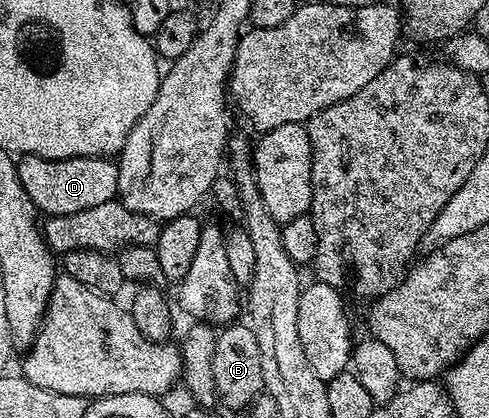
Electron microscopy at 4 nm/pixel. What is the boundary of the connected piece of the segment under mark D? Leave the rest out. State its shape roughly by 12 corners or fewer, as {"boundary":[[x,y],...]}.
{"boundary":[[103,156],[19,157],[36,208],[69,216],[118,196]]}

